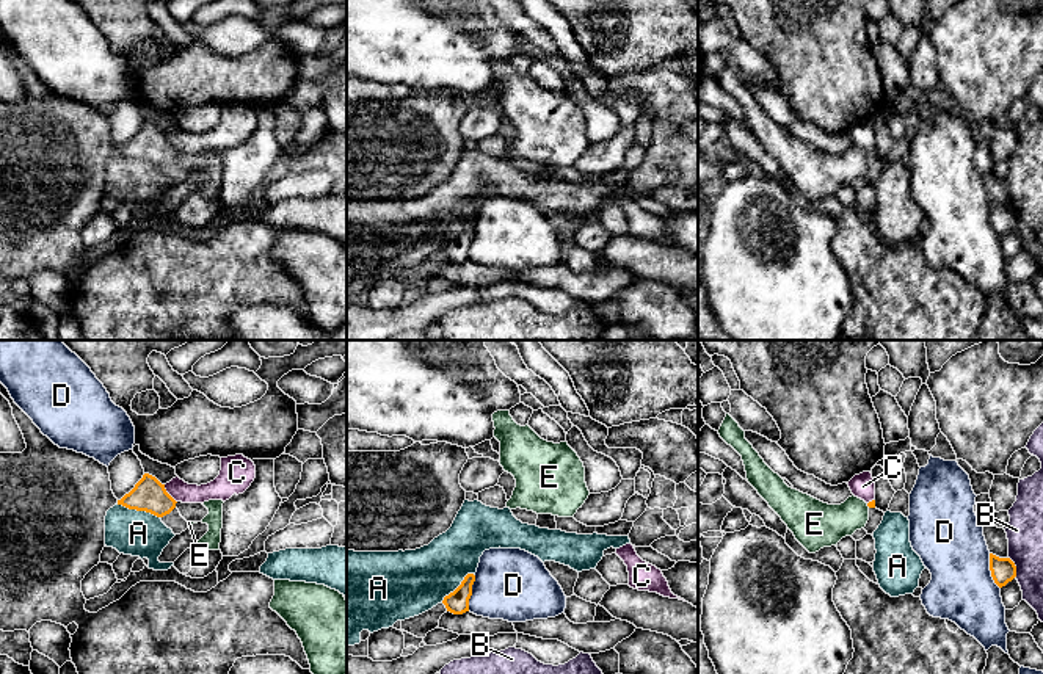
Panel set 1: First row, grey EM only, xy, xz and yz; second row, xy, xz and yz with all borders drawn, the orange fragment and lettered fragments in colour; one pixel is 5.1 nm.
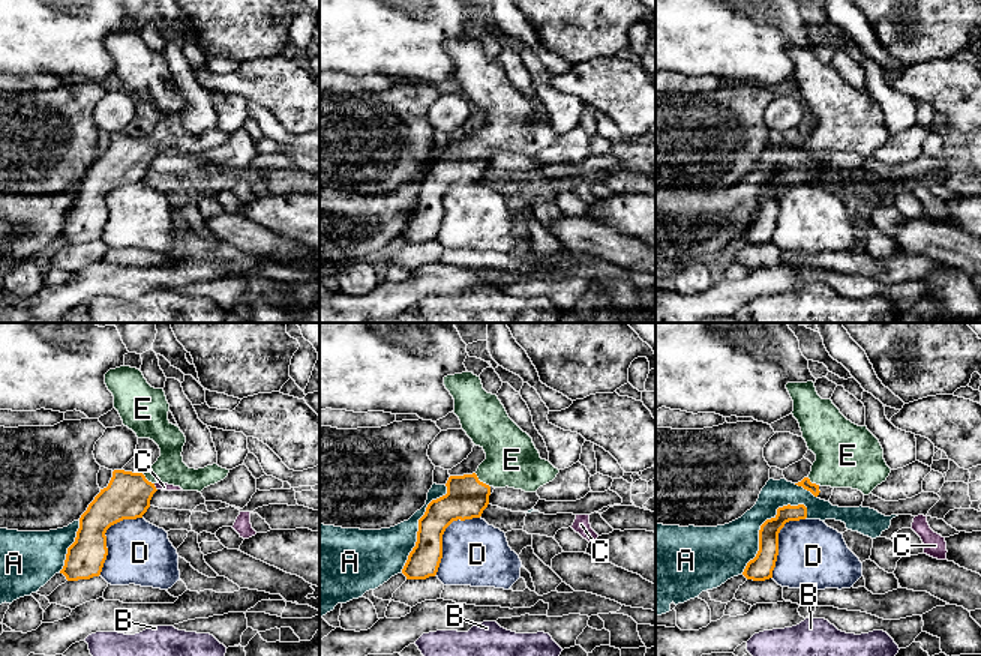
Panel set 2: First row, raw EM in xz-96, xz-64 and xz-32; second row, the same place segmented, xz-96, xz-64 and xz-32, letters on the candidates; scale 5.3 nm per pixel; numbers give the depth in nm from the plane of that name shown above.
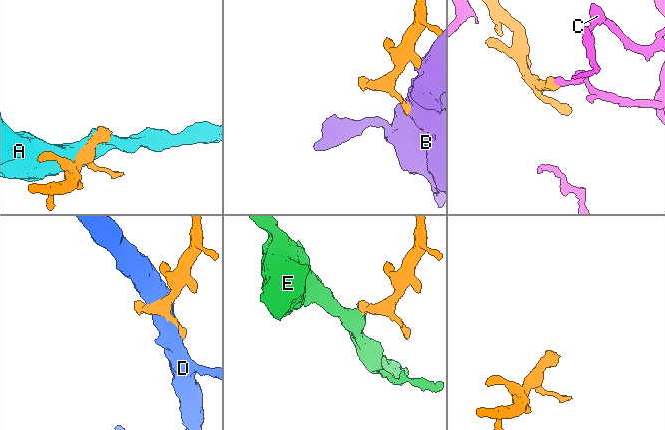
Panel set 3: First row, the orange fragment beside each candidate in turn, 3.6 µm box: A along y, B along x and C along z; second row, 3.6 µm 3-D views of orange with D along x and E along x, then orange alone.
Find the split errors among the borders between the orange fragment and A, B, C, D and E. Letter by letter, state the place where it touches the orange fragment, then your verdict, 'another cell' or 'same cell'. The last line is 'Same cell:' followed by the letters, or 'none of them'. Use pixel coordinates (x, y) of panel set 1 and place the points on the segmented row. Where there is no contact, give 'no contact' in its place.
A: meets orange in xy at (138, 510); another cell
B: meets orange in yz at (1015, 566); another cell
C: meets orange in xy at (168, 494); another cell
D: meets orange in xz at (471, 593); another cell
E: meets orange in yz at (868, 505); same cell
Same cell: E

